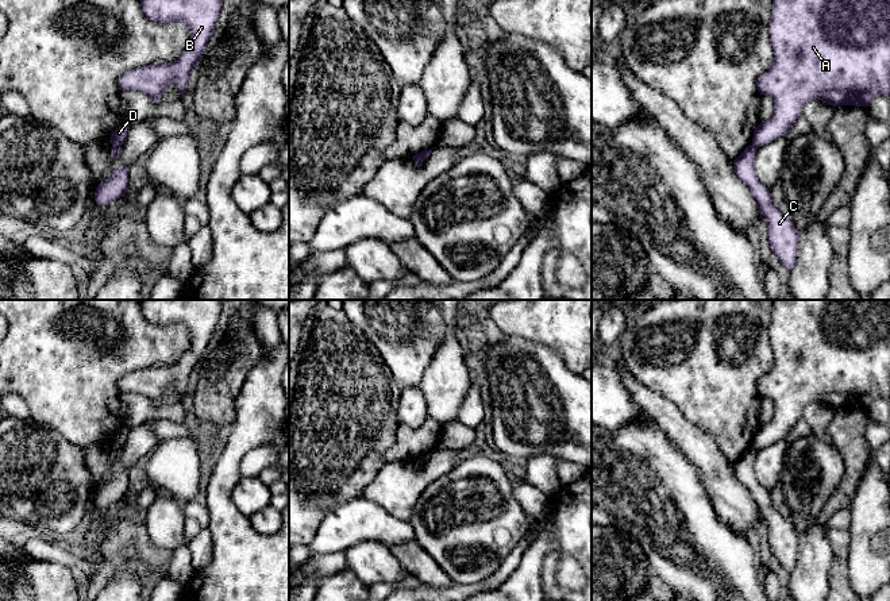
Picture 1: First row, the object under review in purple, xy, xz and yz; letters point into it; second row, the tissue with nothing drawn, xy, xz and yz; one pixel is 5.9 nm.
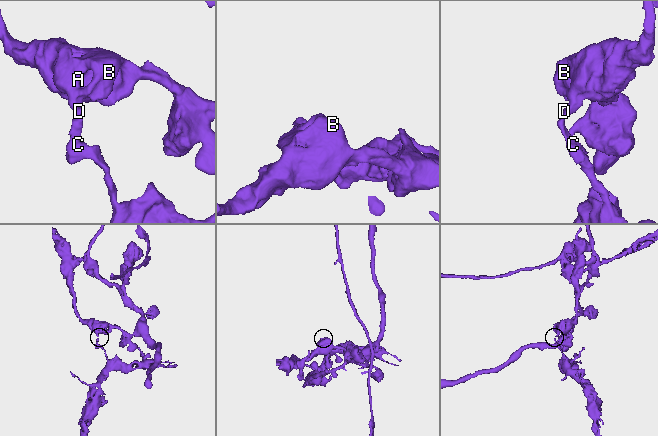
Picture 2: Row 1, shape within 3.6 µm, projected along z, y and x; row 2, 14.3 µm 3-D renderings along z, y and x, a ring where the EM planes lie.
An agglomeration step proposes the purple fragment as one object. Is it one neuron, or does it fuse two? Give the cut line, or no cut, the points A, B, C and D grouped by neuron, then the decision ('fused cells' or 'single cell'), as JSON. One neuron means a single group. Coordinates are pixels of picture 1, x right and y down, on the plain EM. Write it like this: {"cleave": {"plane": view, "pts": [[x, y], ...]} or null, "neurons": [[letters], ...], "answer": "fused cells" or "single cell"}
{"cleave": {"plane": "xy", "pts": [[112, 447], [120, 449]]}, "neurons": [["A", "B", "D"], ["C"]], "answer": "fused cells"}

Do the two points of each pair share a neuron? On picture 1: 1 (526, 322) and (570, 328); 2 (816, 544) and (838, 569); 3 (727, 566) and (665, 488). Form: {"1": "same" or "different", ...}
{"1": "same", "2": "different", "3": "same"}

